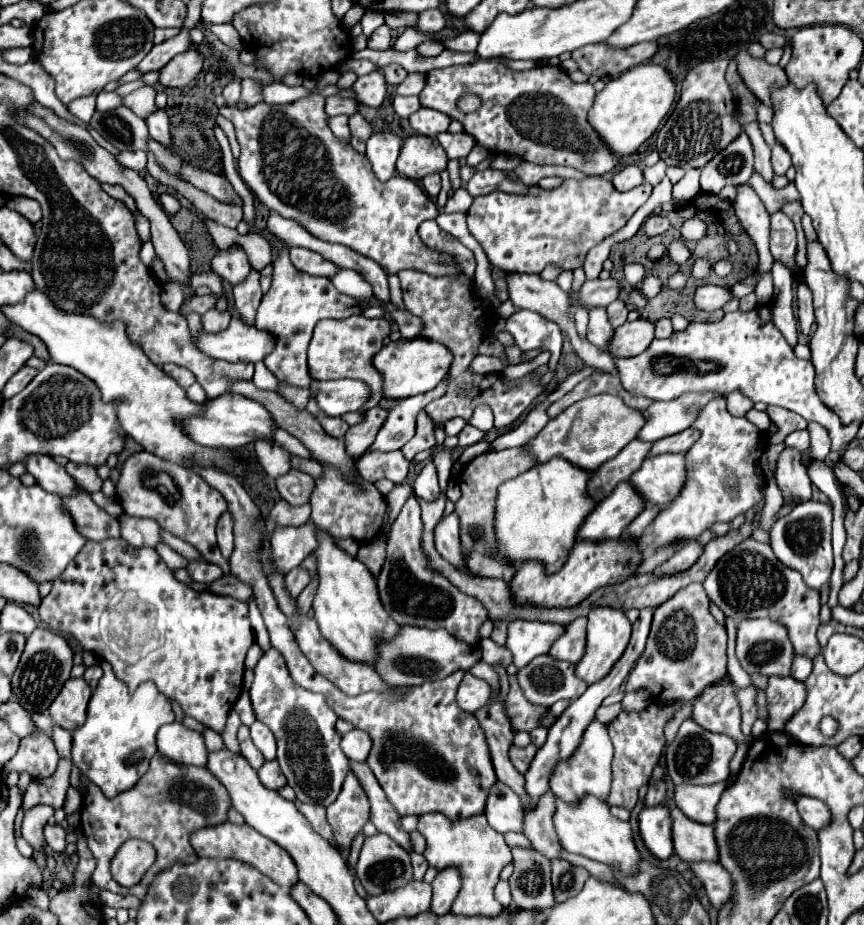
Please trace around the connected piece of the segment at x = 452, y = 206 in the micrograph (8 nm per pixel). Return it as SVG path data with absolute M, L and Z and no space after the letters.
M458 188L446 202L446 206L442 208L442 212L446 214L452 214L452 212L468 212L472 204L472 196L464 190L464 188Z

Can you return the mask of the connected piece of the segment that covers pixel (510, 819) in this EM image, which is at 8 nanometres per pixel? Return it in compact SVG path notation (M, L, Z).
M496 782L488 792L484 816L488 818L488 824L500 834L520 832L520 824L524 820L522 802L516 792L512 792L512 788Z

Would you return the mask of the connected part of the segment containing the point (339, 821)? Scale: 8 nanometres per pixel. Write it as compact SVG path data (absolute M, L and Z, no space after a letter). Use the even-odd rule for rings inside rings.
M348 772L342 784L342 792L338 794L336 802L332 802L326 808L326 812L328 812L328 822L332 826L332 832L334 832L336 850L344 856L344 860L348 860L350 844L354 836L368 822L368 800L356 776L352 776L352 772Z

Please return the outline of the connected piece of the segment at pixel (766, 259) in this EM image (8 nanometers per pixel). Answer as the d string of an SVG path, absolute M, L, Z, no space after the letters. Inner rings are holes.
M744 184L736 188L736 200L734 208L738 212L738 220L742 226L750 232L752 240L756 242L758 254L760 254L760 270L770 270L772 268L772 254L768 248L768 234L770 234L770 216L760 200L760 196L754 192L752 186Z

